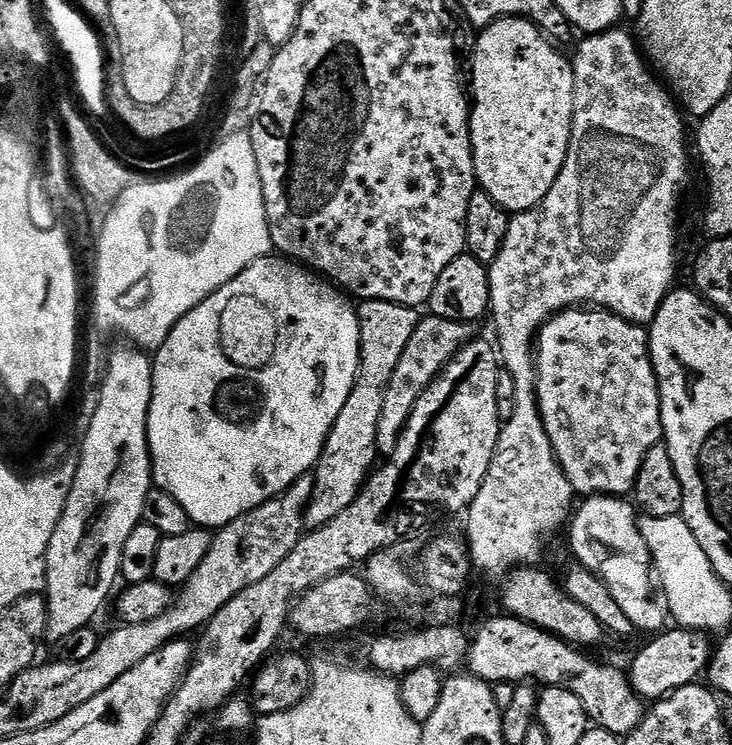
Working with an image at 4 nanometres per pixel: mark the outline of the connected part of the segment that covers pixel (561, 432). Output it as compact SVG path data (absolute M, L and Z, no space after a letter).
M579 307L556 313L552 319L545 322L538 339L535 341L534 359L538 373L536 377L536 398L540 403L540 416L544 419L544 425L556 451L556 460L559 461L560 468L563 469L568 476L568 480L572 483L573 493L580 495L581 492L581 497L627 497L635 489L636 480L642 470L642 464L646 462L646 456L650 454L650 450L661 447L664 438L664 426L662 406L660 405L660 379L657 378L656 370L652 365L648 333L649 329L645 325L632 324L620 316L615 316L613 312L585 310L583 307Z

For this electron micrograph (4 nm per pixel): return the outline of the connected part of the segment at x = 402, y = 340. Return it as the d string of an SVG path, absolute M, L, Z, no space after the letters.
M365 300L359 305L358 311L360 370L356 386L352 389L350 398L346 398L346 406L342 406L316 462L312 500L304 514L304 523L312 530L326 526L326 522L338 518L338 514L342 514L346 506L356 501L360 489L368 483L378 460L376 439L378 418L382 418L384 391L402 358L402 350L406 350L410 336L414 334L422 319L421 313L416 313L419 311L415 307L395 304L389 300Z

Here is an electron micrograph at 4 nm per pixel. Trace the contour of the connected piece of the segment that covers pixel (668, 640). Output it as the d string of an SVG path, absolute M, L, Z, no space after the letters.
M672 626L649 640L652 641L633 658L630 667L632 689L645 702L662 700L671 692L682 690L682 686L697 683L705 675L714 655L714 644L708 641L711 639L705 633L694 632L691 628Z

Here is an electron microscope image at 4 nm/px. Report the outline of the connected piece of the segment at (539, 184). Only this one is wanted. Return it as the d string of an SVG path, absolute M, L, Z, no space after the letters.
M507 16L502 20L496 20L495 23L488 25L477 36L480 37L476 40L476 53L472 56L472 84L470 80L472 153L474 154L474 166L476 167L476 182L482 191L490 194L490 198L494 198L494 202L498 202L498 206L503 208L505 212L509 214L528 212L532 208L537 208L542 200L550 194L550 190L568 157L568 147L572 141L572 123L576 113L576 79L572 69L572 60L569 57L564 57L556 49L559 47L549 37L545 36L532 21L526 20L522 16Z

